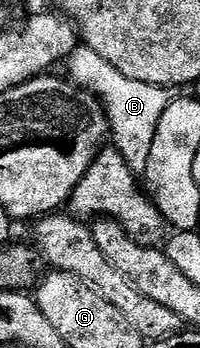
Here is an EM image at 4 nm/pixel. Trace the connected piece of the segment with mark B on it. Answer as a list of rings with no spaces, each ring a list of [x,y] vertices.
[[[83,44],[66,59],[67,77],[75,82],[81,90],[88,90],[99,98],[108,116],[110,138],[114,148],[130,164],[137,176],[143,175],[146,160],[150,160],[150,148],[154,144],[154,132],[158,132],[158,120],[162,120],[162,112],[172,103],[173,95],[165,87],[154,84],[142,84],[142,80],[130,80],[130,76],[122,76],[118,68],[114,68],[94,48]]]

